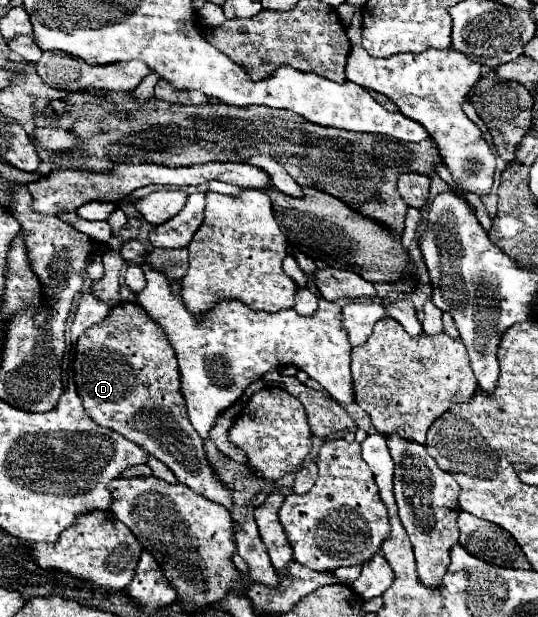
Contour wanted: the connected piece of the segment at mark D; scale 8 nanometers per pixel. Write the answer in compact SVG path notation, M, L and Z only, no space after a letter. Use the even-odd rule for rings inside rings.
M120 302L102 322L90 326L76 344L74 382L86 414L104 428L138 440L148 454L164 462L178 482L204 498L232 508L232 494L206 462L202 438L188 420L180 392L180 372L174 348L158 324L136 302Z

